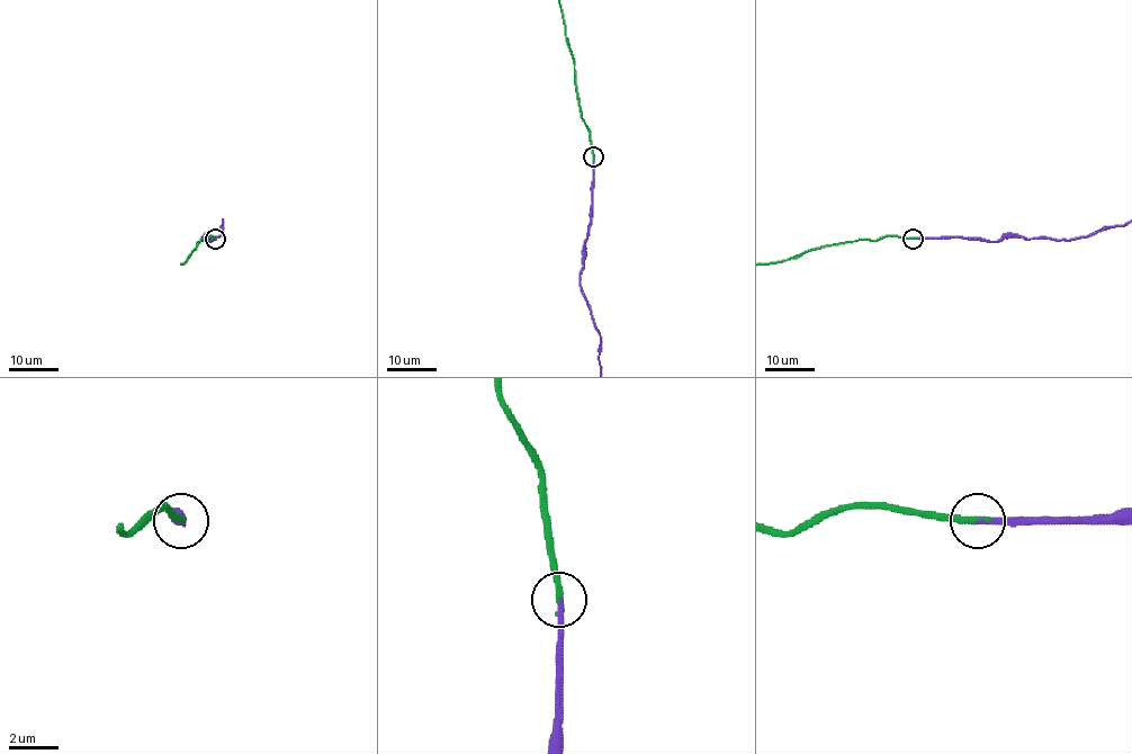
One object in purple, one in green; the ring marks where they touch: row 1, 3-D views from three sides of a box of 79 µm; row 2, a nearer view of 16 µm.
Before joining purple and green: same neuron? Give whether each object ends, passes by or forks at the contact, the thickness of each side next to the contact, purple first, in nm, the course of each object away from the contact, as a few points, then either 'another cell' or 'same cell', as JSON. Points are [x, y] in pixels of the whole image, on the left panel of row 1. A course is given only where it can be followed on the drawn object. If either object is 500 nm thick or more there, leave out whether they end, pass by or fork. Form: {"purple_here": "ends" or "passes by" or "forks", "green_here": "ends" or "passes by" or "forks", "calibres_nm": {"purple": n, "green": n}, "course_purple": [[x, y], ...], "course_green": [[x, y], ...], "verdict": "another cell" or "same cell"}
{"purple_here": "ends", "green_here": "ends", "calibres_nm": {"purple": 240, "green": 280}, "verdict": "same cell"}

